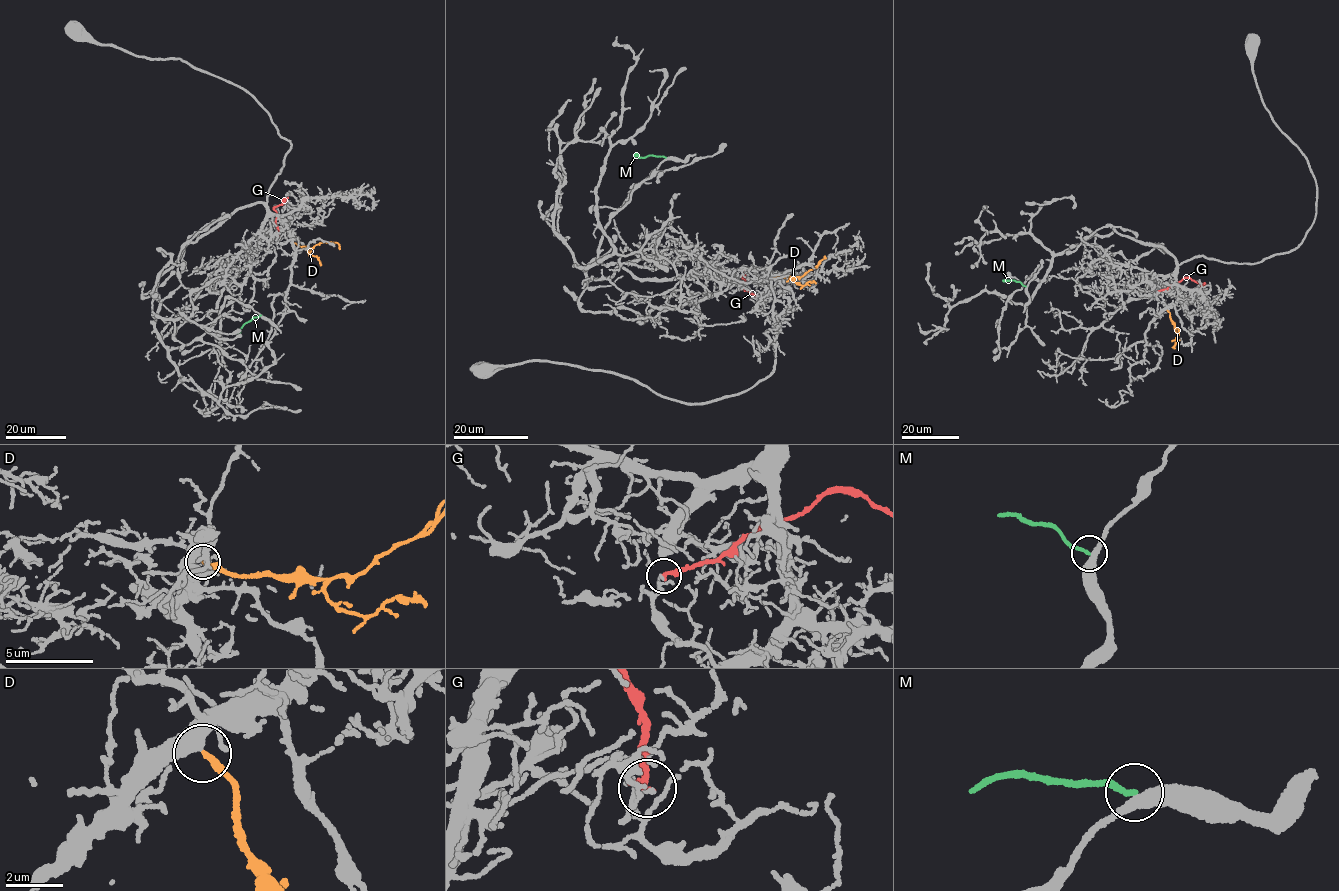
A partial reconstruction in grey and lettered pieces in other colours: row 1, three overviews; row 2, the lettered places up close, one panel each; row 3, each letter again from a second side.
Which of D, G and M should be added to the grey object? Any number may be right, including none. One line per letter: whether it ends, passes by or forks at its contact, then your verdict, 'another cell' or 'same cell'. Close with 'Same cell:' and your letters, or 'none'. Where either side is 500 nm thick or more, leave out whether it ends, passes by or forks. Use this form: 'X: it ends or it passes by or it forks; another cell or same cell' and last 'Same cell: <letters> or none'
D: it ends; same cell
G: it ends; another cell
M: it ends; another cell
Same cell: D

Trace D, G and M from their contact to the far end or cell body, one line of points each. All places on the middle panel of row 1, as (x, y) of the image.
D: (768, 274), (803, 276), (824, 256)
G: (742, 266), (744, 288), (762, 300), (767, 296)
M: (666, 157), (634, 154)

